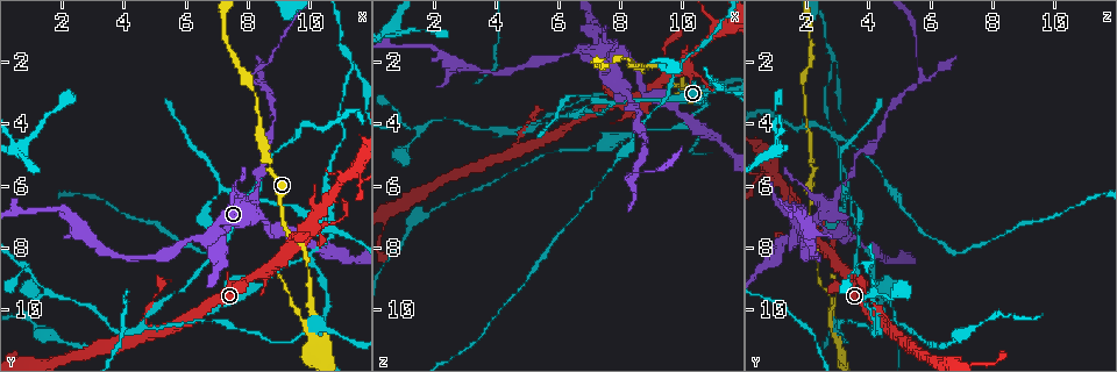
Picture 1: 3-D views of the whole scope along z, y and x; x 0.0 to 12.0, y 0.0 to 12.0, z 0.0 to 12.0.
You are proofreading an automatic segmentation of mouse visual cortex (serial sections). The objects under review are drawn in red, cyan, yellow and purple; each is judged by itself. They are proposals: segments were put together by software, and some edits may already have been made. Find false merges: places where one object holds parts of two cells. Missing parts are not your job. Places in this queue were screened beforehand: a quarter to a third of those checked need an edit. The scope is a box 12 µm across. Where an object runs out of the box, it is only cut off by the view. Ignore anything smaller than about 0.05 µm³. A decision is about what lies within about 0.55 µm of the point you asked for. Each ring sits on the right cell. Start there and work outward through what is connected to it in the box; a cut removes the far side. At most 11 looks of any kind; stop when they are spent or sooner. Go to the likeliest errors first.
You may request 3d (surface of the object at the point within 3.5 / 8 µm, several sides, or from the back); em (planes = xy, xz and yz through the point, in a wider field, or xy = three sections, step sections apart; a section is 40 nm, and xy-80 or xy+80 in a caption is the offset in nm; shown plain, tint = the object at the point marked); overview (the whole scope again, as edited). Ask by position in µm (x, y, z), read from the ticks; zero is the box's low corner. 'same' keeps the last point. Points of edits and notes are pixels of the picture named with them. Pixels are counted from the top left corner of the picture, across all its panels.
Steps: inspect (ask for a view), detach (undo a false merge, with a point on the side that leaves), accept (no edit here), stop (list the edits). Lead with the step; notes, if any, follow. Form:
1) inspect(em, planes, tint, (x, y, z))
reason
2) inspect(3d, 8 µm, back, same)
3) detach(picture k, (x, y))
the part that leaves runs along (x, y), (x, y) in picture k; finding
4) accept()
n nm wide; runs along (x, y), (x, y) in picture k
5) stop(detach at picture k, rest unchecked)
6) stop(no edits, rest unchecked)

inspect(3d, 3.5 µm, (7.8, 6.3, 3.4))
three-way junction

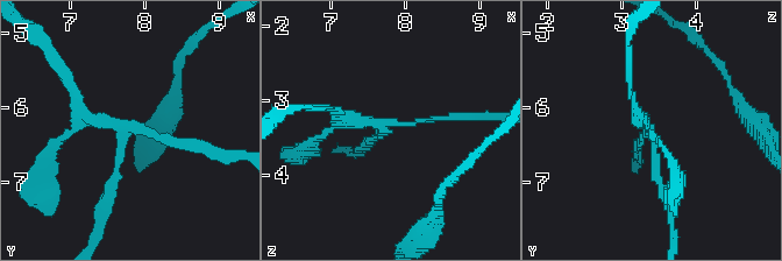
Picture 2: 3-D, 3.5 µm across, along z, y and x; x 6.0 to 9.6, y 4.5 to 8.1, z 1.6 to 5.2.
inspect(em, xy, step 5, plain, (7.80, 6.20, 3.30))
3 arms; arms of 100, 100, 200 nm; need the tissue

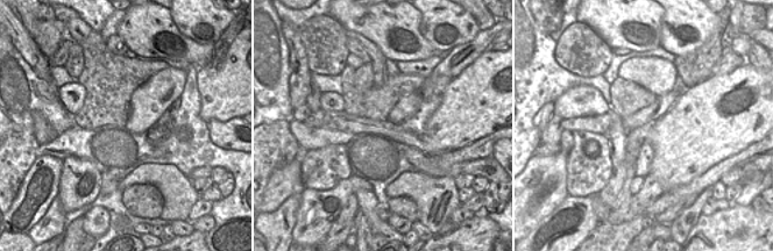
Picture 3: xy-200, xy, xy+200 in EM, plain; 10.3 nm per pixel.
inspect(em, xy, step 5, tint, same)
with the object marked

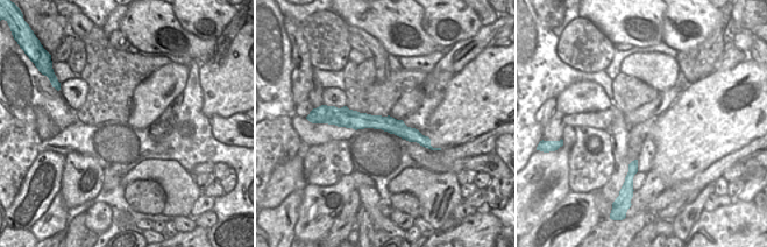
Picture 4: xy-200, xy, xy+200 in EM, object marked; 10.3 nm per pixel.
detach(picture 2, (658, 178))
170 nm wide; the part that leaves runs along (122, 134), (98, 234) in picture 2; two cells meet here

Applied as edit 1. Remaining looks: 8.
inspect(3d, 8 µm, (6.9, 7.7, 1.6))

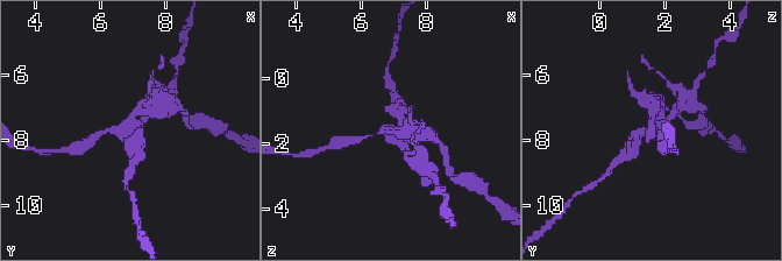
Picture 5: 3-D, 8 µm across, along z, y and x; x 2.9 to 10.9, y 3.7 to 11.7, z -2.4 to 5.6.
inspect(3d, 3.5 µm, (6.9, 7.7, 1.6))
closer look

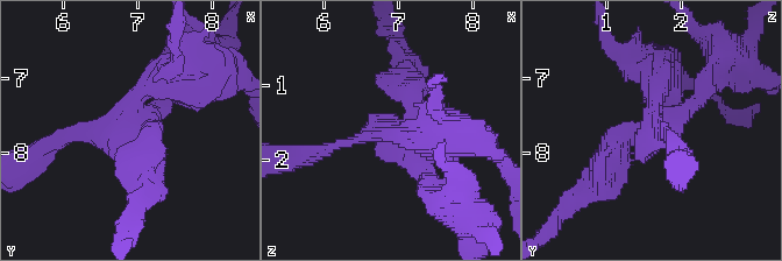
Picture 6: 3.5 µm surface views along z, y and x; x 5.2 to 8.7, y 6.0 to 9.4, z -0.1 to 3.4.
inspect(em, planes, tint, (6.80, 7.70, 1.60))
4 arms; arms of 150, 250, 350, 400 nm; shape alone is not enough

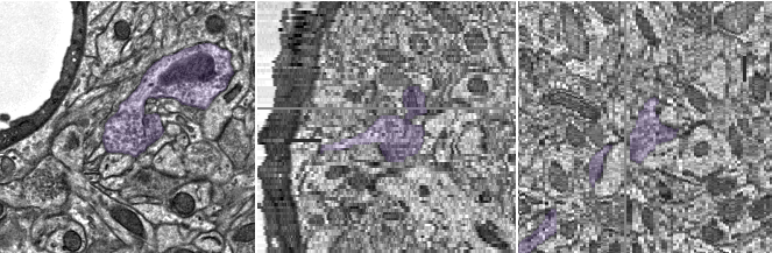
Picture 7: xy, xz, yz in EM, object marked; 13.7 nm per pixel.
detach(picture 6, (150, 135))
the part that leaves runs along (411, 153), (461, 212) in picture 6; two cells meet here

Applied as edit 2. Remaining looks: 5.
inspect(overview)

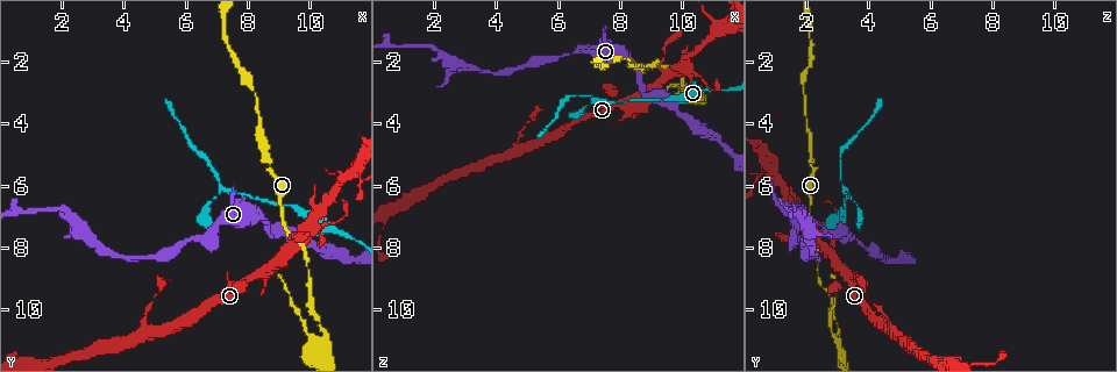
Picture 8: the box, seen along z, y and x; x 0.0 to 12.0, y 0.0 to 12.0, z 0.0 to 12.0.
inspect(3d, 8 µm, (9.6, 7.8, 2.4))
two arms in line, one across

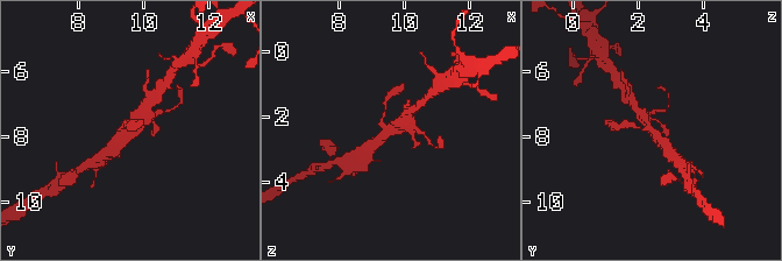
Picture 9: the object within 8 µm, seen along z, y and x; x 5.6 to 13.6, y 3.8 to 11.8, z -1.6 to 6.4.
inspect(3d, 3.5 µm, (9.6, 7.8, 2.5))
zoom in

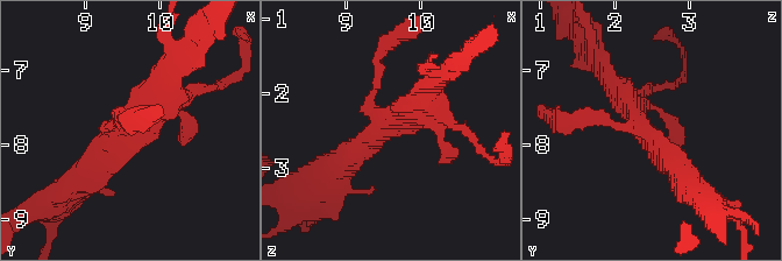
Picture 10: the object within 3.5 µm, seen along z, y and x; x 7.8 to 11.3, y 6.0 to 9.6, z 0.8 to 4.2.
inspect(em, xy, step 1, tint, (9.55, 7.90, 2.50))
3 arms; arms of 200, 350, 400 nm

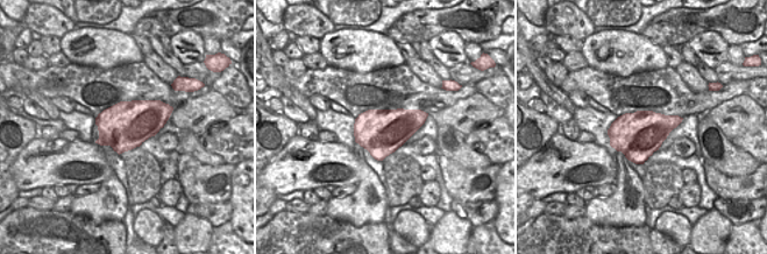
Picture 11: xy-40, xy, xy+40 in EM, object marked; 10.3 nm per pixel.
accept()
runs along (78, 181), (149, 115), (171, 79) in picture 10; continuous, no second cell

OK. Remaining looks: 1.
inspect(3d, 3.5 µm, (11.0, 5.9, 1.1))
sharp bend

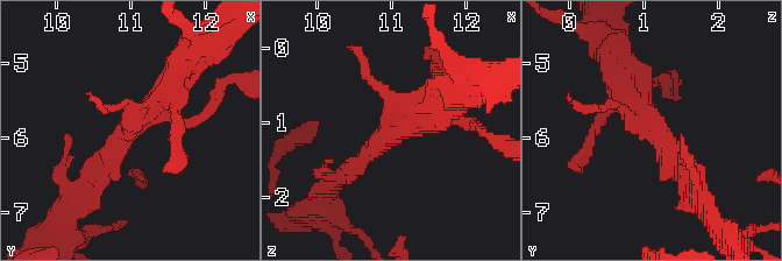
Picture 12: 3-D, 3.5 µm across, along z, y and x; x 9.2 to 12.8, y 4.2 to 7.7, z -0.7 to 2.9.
accept()
arms of 100, 150, 250, 350 nm; runs along (89, 178), (185, 71) in picture 12; one cell here

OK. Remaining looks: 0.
stop(detach at picture 2, detach at picture 6, rest unchecked)

